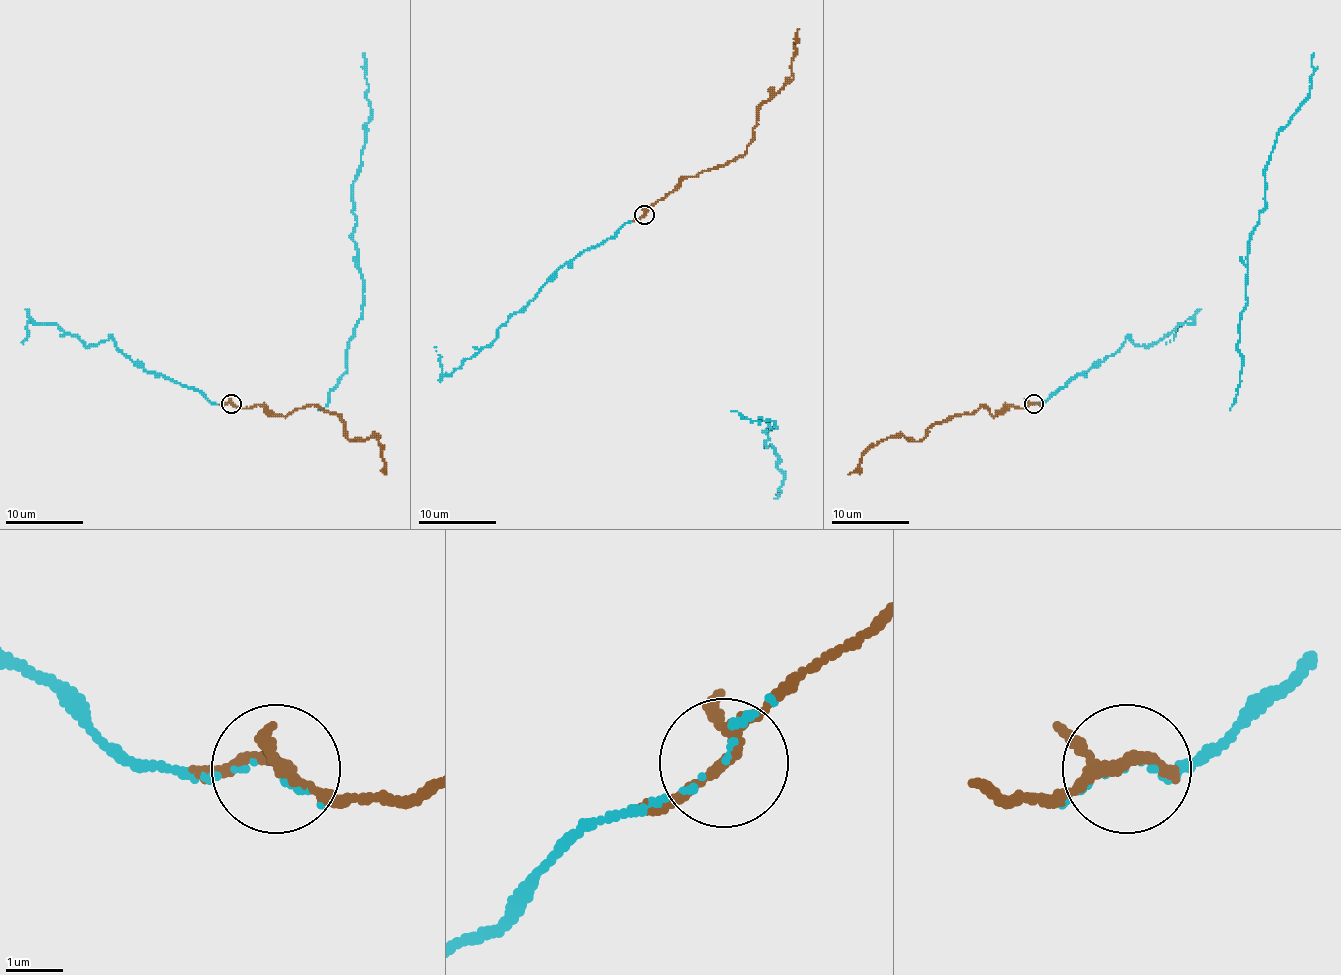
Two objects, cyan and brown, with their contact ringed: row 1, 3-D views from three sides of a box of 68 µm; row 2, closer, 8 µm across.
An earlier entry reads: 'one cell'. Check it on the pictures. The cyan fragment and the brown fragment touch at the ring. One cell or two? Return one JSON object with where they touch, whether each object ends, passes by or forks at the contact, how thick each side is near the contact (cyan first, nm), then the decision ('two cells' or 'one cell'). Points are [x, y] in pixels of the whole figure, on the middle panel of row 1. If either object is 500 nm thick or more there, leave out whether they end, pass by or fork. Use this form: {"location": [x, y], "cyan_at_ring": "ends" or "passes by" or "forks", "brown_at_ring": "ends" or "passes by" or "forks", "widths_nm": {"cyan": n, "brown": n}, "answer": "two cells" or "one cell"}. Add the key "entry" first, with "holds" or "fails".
{"entry": "holds", "location": [644, 215], "cyan_at_ring": "passes by", "brown_at_ring": "forks", "widths_nm": {"cyan": 50, "brown": 170}, "answer": "one cell"}

